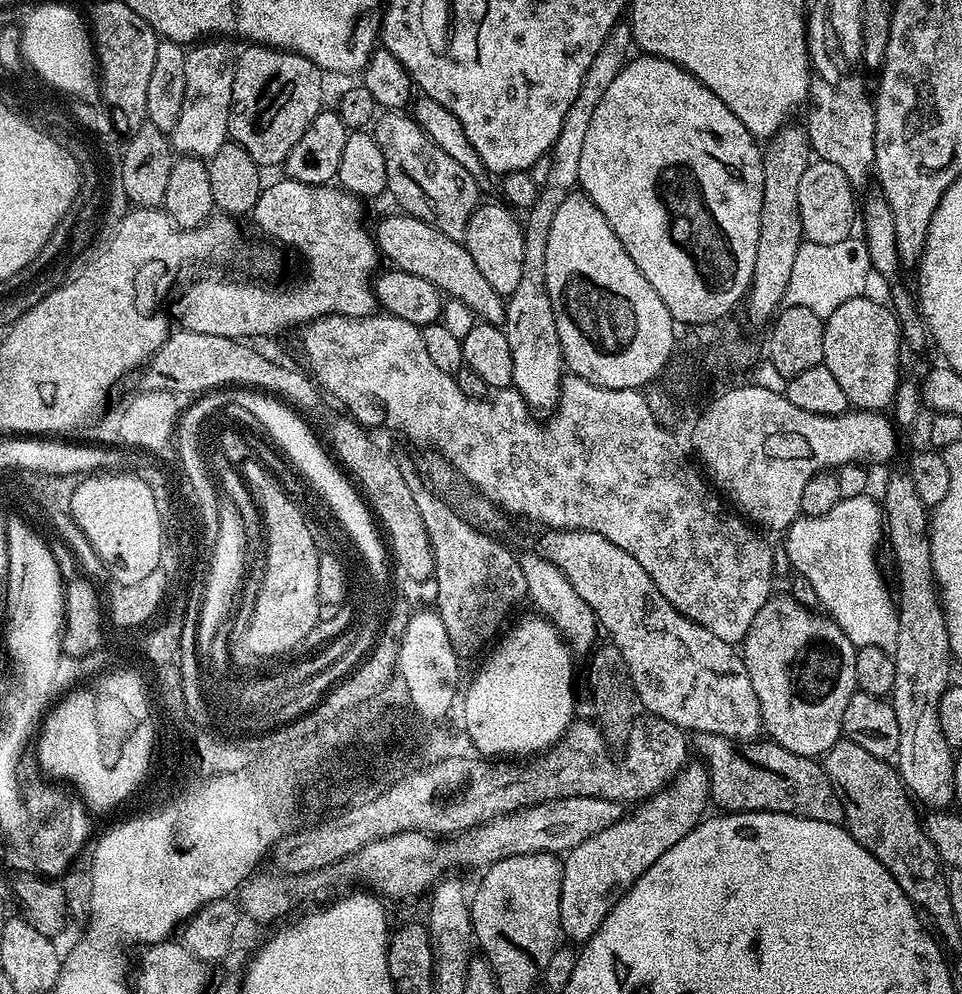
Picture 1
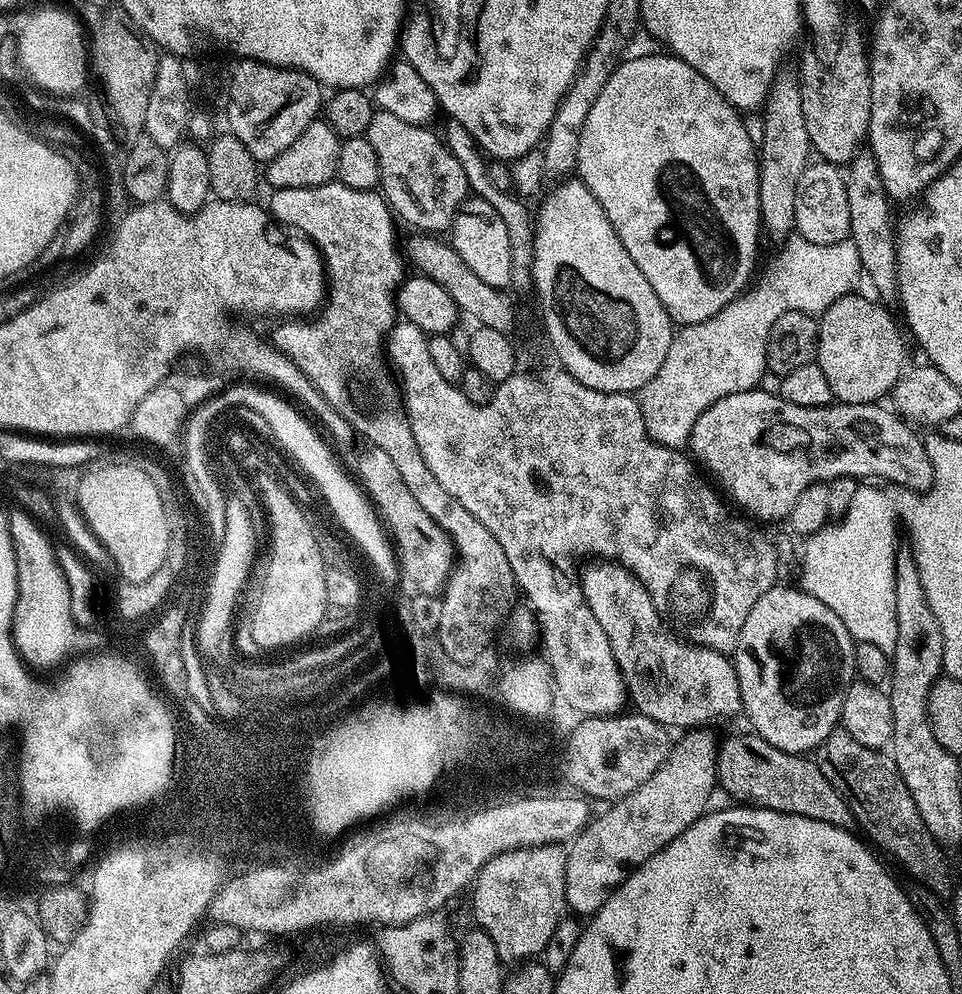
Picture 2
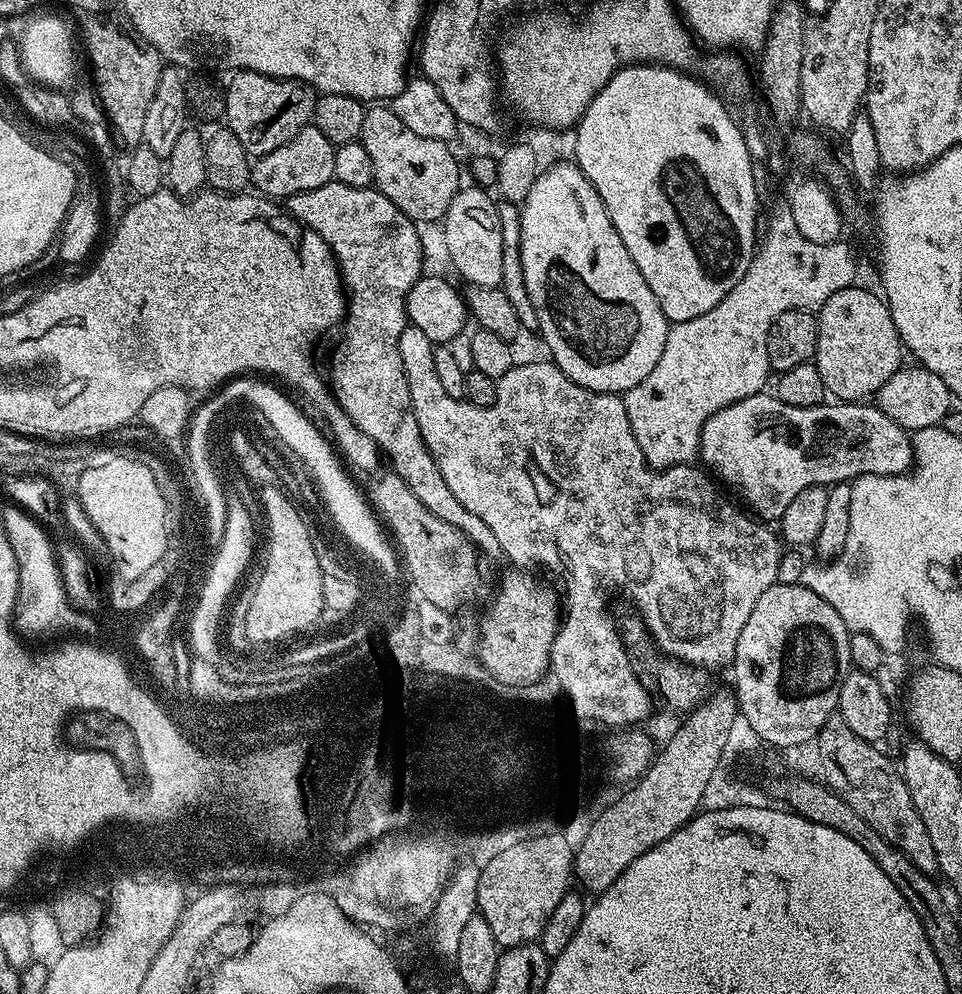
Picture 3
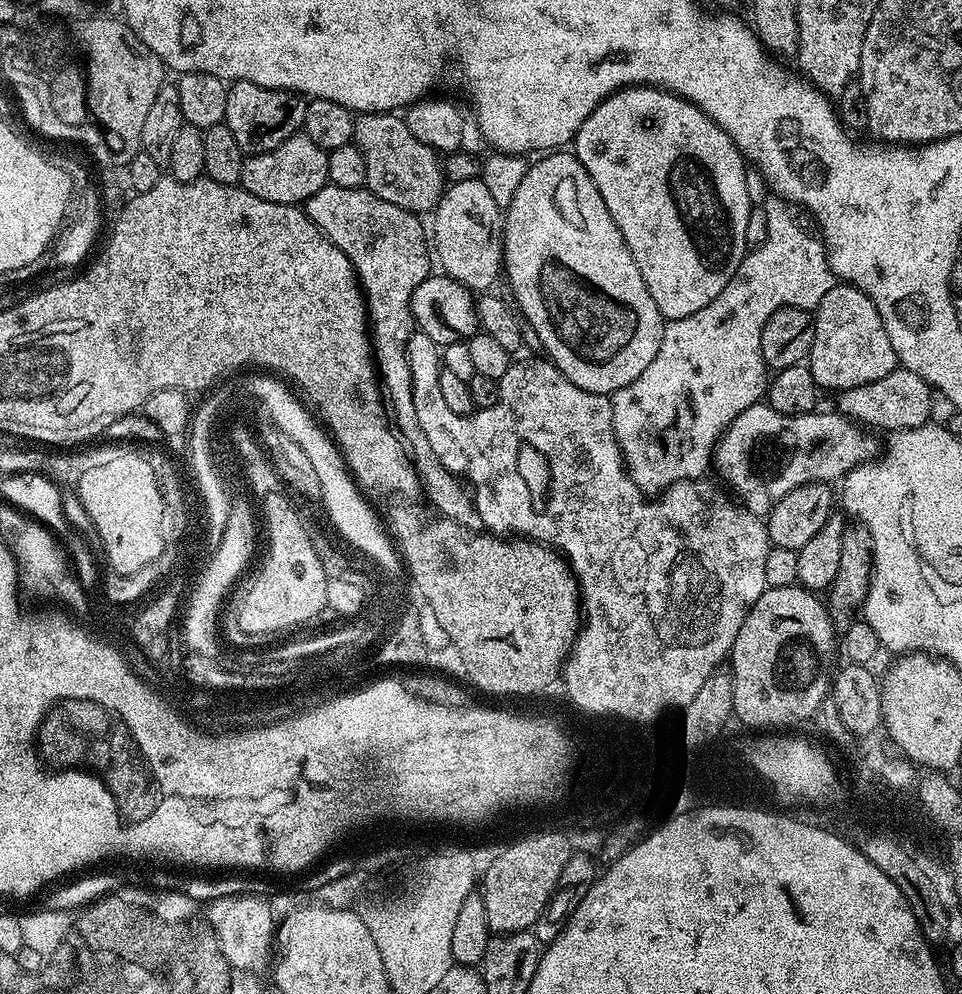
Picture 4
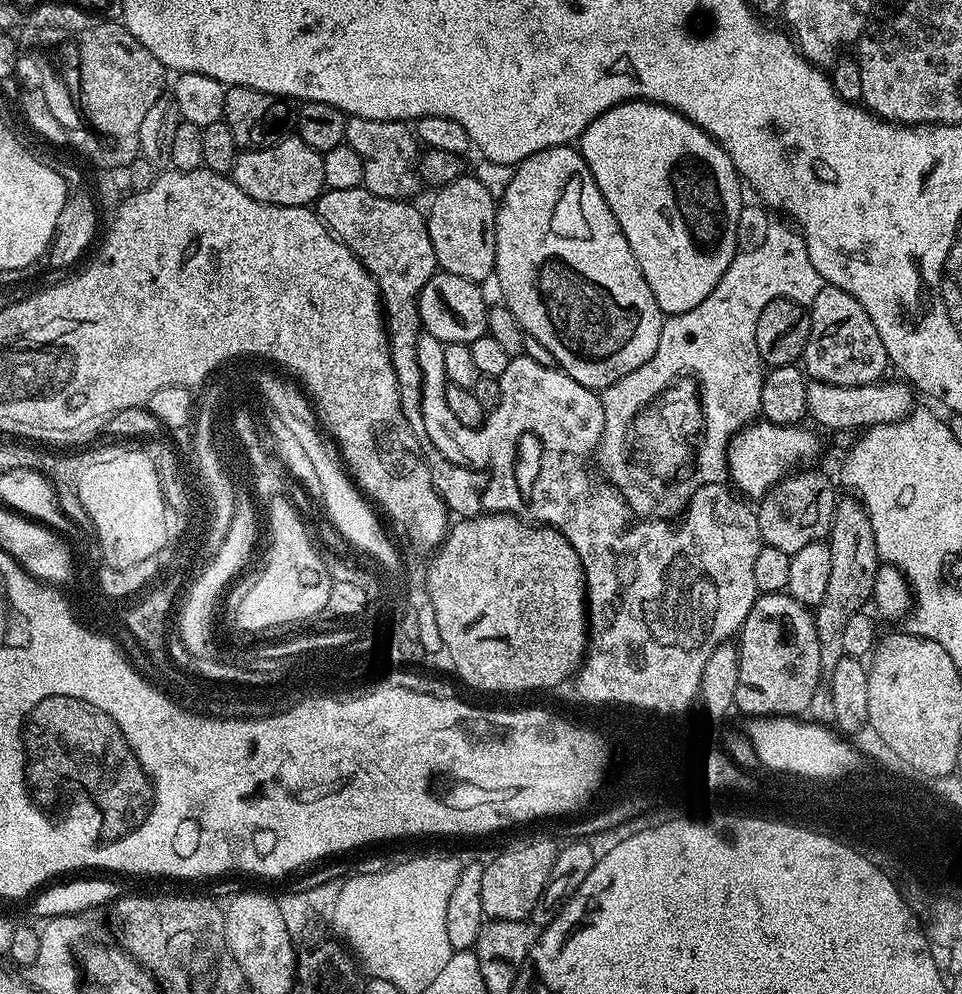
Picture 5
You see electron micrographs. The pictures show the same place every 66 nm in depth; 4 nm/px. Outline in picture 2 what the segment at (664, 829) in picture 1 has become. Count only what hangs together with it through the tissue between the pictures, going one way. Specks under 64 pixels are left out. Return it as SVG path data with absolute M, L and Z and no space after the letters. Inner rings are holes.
M707 727L694 728L683 733L675 741L666 762L658 768L638 790L615 801L600 817L593 819L588 827L571 841L567 849L566 898L567 911L580 918L591 918L610 898L612 891L631 875L640 864L645 864L658 850L662 850L674 838L678 838L698 818L709 811L712 791L717 791L718 739Z

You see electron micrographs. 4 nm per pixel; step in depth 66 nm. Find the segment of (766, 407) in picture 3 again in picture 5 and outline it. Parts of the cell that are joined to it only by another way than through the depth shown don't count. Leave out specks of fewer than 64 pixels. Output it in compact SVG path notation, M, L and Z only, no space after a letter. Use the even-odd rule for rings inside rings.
M761 419L743 428L736 435L736 439L730 442L728 475L731 483L749 501L763 500L771 488L783 482L793 472L805 466L815 465L812 463L820 456L820 440L810 429L804 427L800 424L772 424L766 419ZM776 452L780 455L780 464L772 464L776 460Z

